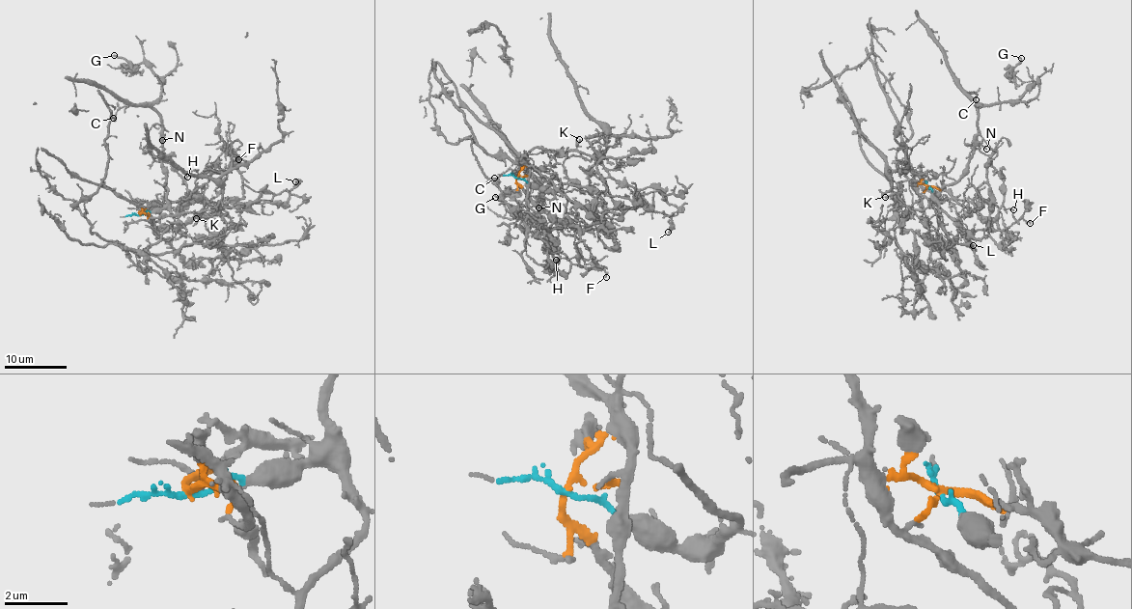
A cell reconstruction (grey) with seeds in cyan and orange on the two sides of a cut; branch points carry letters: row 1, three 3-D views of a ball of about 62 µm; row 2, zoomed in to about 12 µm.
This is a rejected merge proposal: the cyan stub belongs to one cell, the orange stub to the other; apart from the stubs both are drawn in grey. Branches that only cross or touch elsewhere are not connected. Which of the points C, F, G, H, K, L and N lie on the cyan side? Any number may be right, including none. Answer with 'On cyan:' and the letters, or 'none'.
On cyan: C, G, N

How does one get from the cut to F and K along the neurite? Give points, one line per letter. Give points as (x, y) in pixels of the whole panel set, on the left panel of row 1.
F: (138, 214), (148, 216), (156, 227), (179, 228), (214, 197), (233, 159), (237, 159)
K: (138, 214), (147, 211), (152, 218), (195, 210), (197, 218)

